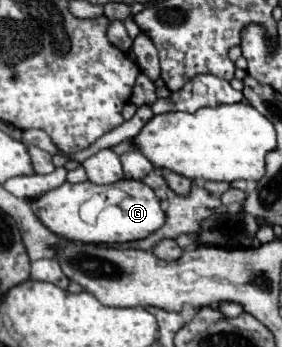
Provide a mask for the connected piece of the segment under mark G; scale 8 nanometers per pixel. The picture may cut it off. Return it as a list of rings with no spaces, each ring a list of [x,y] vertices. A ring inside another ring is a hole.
[[[120,180],[110,186],[96,186],[92,182],[80,182],[80,184],[64,182],[60,188],[50,190],[46,194],[42,194],[40,198],[36,198],[32,202],[32,210],[42,220],[42,224],[48,230],[52,230],[56,236],[68,238],[74,242],[86,242],[86,244],[90,244],[90,242],[122,244],[122,242],[142,240],[142,238],[150,236],[152,232],[156,232],[166,222],[166,214],[162,210],[160,198],[156,196],[156,192],[150,186],[146,186],[140,180]],[[112,188],[120,190],[120,200],[116,200],[114,204],[106,202],[102,212],[98,210],[92,218],[86,218],[82,214],[82,208],[86,204],[90,204],[90,200],[94,200],[100,194],[110,192]]]

